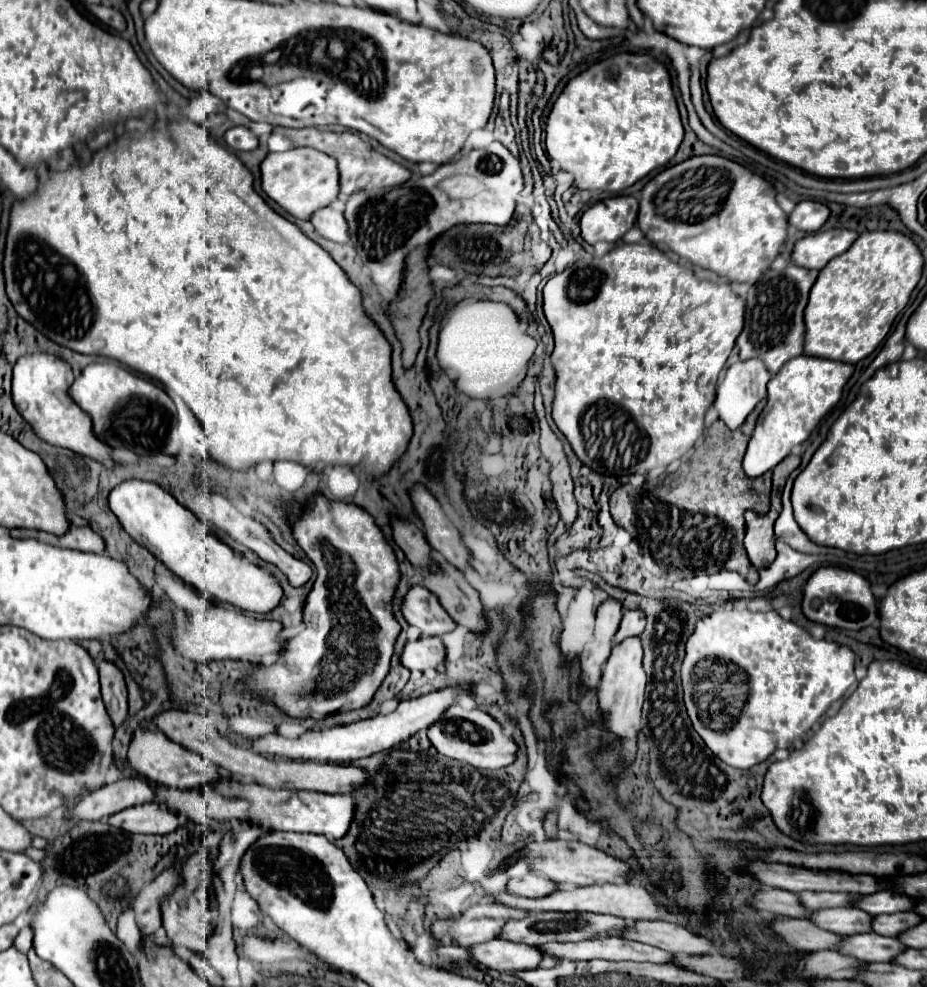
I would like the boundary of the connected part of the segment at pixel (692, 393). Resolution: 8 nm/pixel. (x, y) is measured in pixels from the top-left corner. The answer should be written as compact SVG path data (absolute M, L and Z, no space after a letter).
M621 244L607 252L603 258L583 258L573 266L565 268L561 274L555 274L543 288L543 310L555 336L555 348L551 354L551 362L555 368L555 398L551 416L557 428L571 444L577 458L585 466L599 474L621 478L637 472L645 474L659 466L665 468L693 448L697 438L703 434L703 416L715 400L719 372L723 370L725 360L735 346L735 338L743 330L745 300L739 298L729 284L713 284L707 280L699 280L691 270L671 262L655 244Z

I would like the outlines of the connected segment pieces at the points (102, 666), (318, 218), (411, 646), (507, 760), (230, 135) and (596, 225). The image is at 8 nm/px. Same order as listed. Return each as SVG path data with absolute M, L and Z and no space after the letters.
M109 660L97 662L99 676L101 676L101 696L107 706L113 724L119 726L127 716L127 684L123 672Z
M325 206L321 210L315 210L315 214L311 214L309 222L327 240L333 240L333 242L347 242L349 240L347 222L345 222L341 210L333 210L331 206Z
M421 636L415 642L407 642L403 646L401 664L409 670L427 670L437 668L445 658L445 646L441 638L425 638Z
M449 706L445 710L445 714L433 726L429 726L427 736L439 754L461 760L475 768L509 766L517 752L515 742L511 738L503 736L501 726L489 714L485 714L481 710L463 710L461 706Z
M235 126L235 128L227 130L225 142L235 150L255 150L259 146L257 136L245 126Z
M613 196L589 206L579 220L581 238L589 244L599 240L619 242L635 224L639 202L633 196Z

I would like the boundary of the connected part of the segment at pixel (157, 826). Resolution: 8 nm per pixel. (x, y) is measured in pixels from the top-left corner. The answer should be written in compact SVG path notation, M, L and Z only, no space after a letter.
M157 802L125 808L117 814L111 814L107 822L109 826L117 826L135 834L167 834L181 824L177 814L171 814Z

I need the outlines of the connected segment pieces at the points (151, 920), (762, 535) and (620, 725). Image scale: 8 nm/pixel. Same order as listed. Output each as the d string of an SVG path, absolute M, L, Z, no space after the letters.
M177 860L169 870L165 870L155 882L151 882L147 888L143 888L135 902L135 920L139 930L149 936L161 928L161 902L165 900L165 894L171 894L173 888L177 886L179 880L179 870L181 870L183 860Z
M789 456L785 460L787 464L781 464L773 470L773 500L767 514L757 514L753 510L745 512L747 520L747 532L745 532L745 550L749 560L755 568L767 568L775 560L775 536L773 536L773 524L781 512L781 490L785 486L787 474L791 474L793 468L799 466L797 456Z
M625 638L625 642L613 644L611 656L607 658L603 666L603 676L601 676L601 686L599 686L599 706L605 714L605 726L623 738L623 758L627 764L633 762L635 758L635 736L641 728L641 706L645 698L645 686L647 686L647 676L641 666L643 660L643 648L641 648L641 638Z

